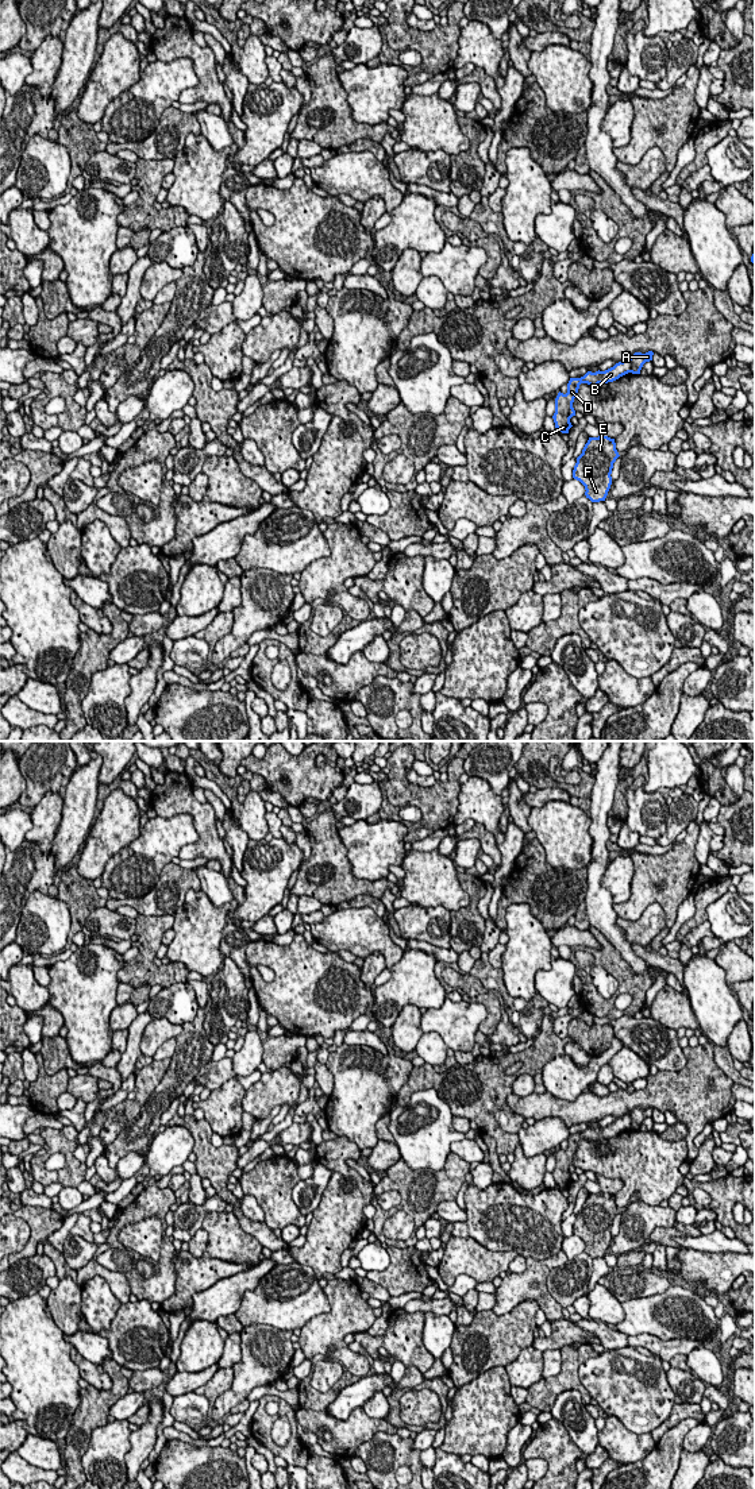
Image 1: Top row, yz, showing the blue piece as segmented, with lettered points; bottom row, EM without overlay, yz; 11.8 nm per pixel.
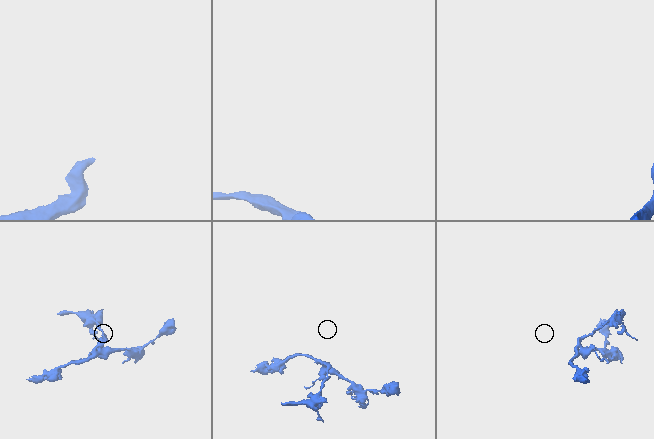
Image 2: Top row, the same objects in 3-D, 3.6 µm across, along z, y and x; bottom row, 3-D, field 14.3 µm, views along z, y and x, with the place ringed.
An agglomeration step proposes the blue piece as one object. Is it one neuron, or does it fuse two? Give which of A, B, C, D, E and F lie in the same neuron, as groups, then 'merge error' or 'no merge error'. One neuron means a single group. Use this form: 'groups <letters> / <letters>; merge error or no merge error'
groups A / B C D E F; merge error

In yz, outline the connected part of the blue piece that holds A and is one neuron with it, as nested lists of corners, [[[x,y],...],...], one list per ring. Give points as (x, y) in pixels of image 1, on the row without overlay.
[[[648,1107],[646,1110],[635,1108],[631,1115],[631,1129],[632,1130],[640,1130],[640,1126],[646,1118],[652,1116],[652,1107]]]

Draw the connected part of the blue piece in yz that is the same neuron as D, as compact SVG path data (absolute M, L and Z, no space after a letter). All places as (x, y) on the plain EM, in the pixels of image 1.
M629 1114L616 1119L613 1123L605 1127L600 1127L600 1126L596 1129L588 1127L581 1134L570 1134L567 1139L567 1149L563 1150L559 1147L555 1154L555 1169L552 1172L555 1184L558 1184L562 1189L569 1189L569 1185L573 1183L570 1179L570 1174L575 1172L573 1158L581 1139L588 1139L594 1143L598 1139L613 1138L628 1129L631 1129Z

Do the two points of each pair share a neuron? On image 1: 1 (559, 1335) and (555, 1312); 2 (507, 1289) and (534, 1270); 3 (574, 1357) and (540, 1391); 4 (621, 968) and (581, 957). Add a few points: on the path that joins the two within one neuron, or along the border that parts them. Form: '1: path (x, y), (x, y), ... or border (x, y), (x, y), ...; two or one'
1: border (562, 1316), (551, 1323); two
2: path (513, 1289), (527, 1277); one
3: path (570, 1368), (551, 1387); one
4: border (578, 949), (586, 951), (594, 963); two

